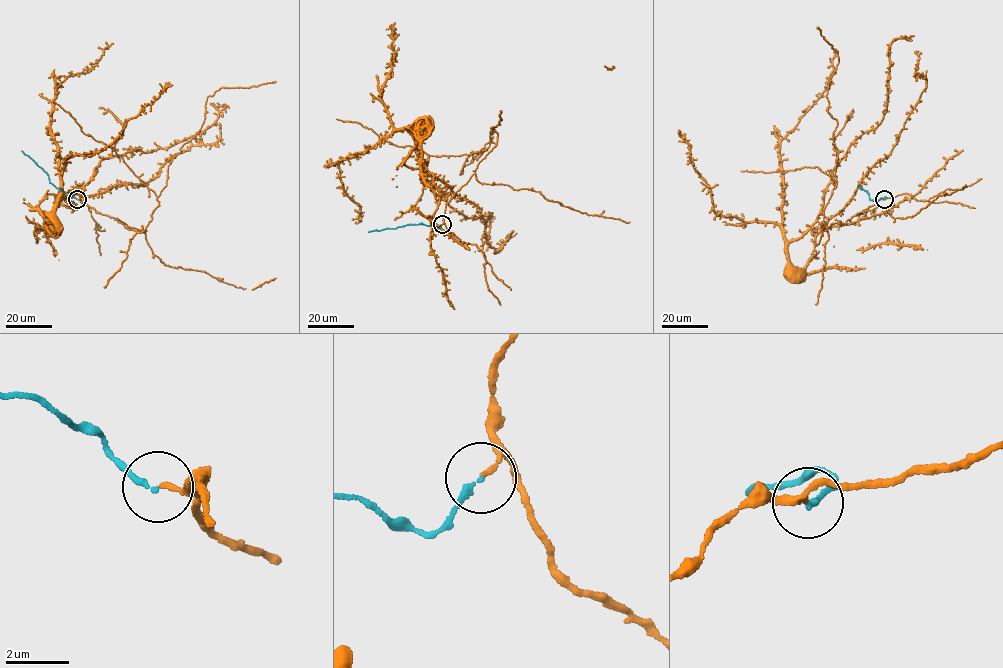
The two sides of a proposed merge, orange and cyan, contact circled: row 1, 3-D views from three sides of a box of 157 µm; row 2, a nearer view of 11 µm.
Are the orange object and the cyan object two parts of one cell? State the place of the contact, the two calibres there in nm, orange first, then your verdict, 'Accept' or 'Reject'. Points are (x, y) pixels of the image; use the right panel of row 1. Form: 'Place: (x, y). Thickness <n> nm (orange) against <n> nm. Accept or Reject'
Place: (884, 199). Thickness 100 nm (orange) against 190 nm. Accept

